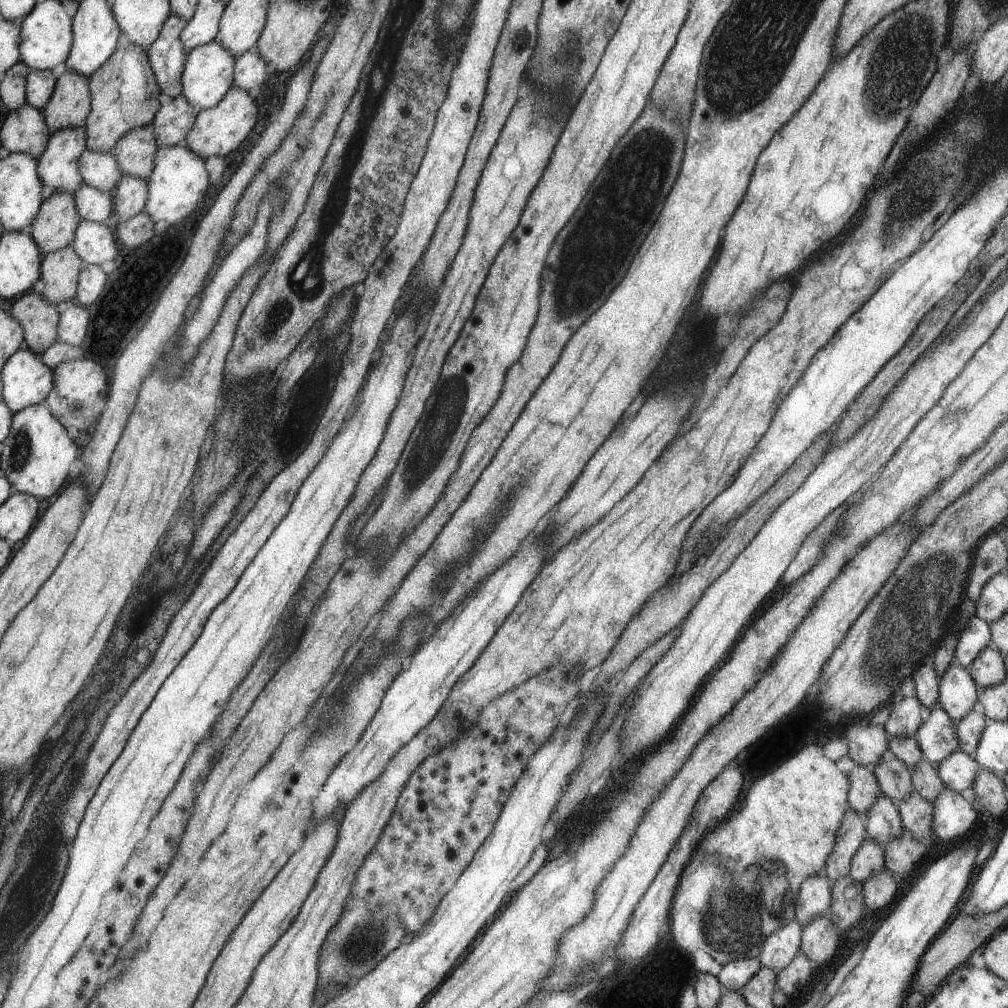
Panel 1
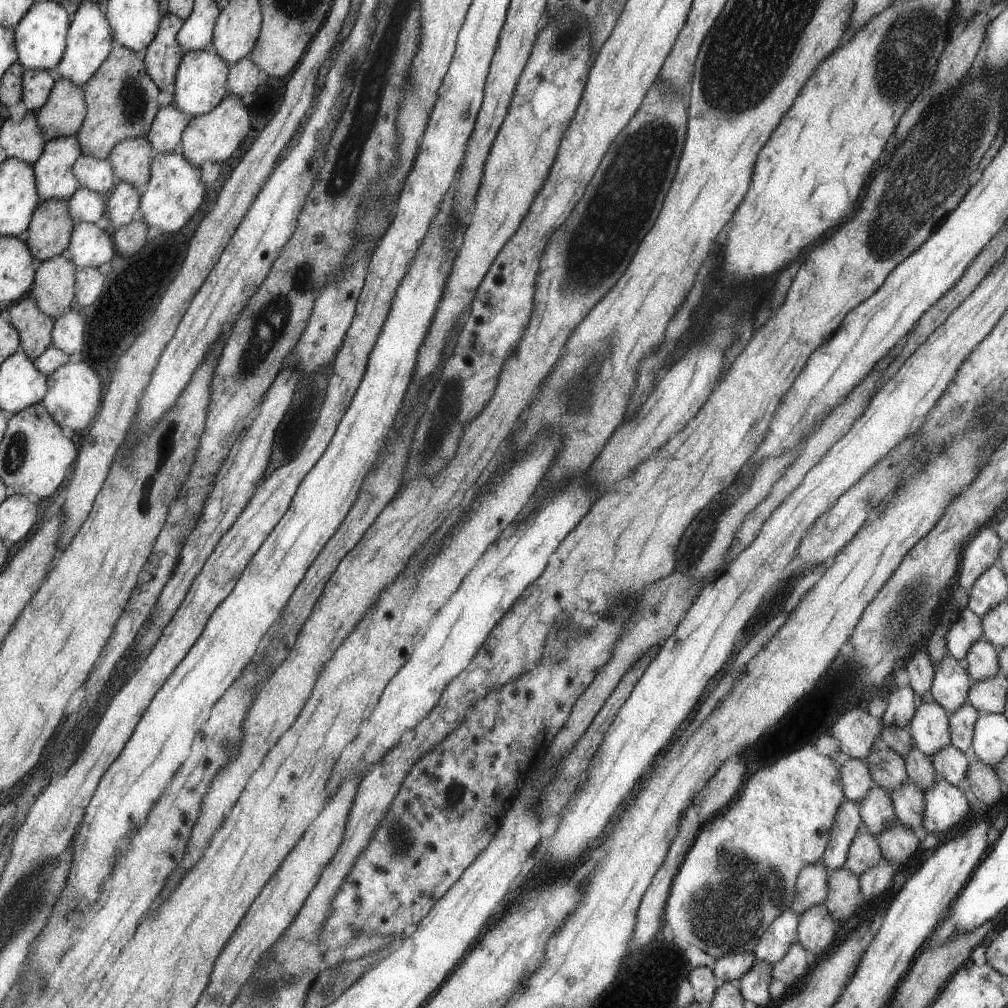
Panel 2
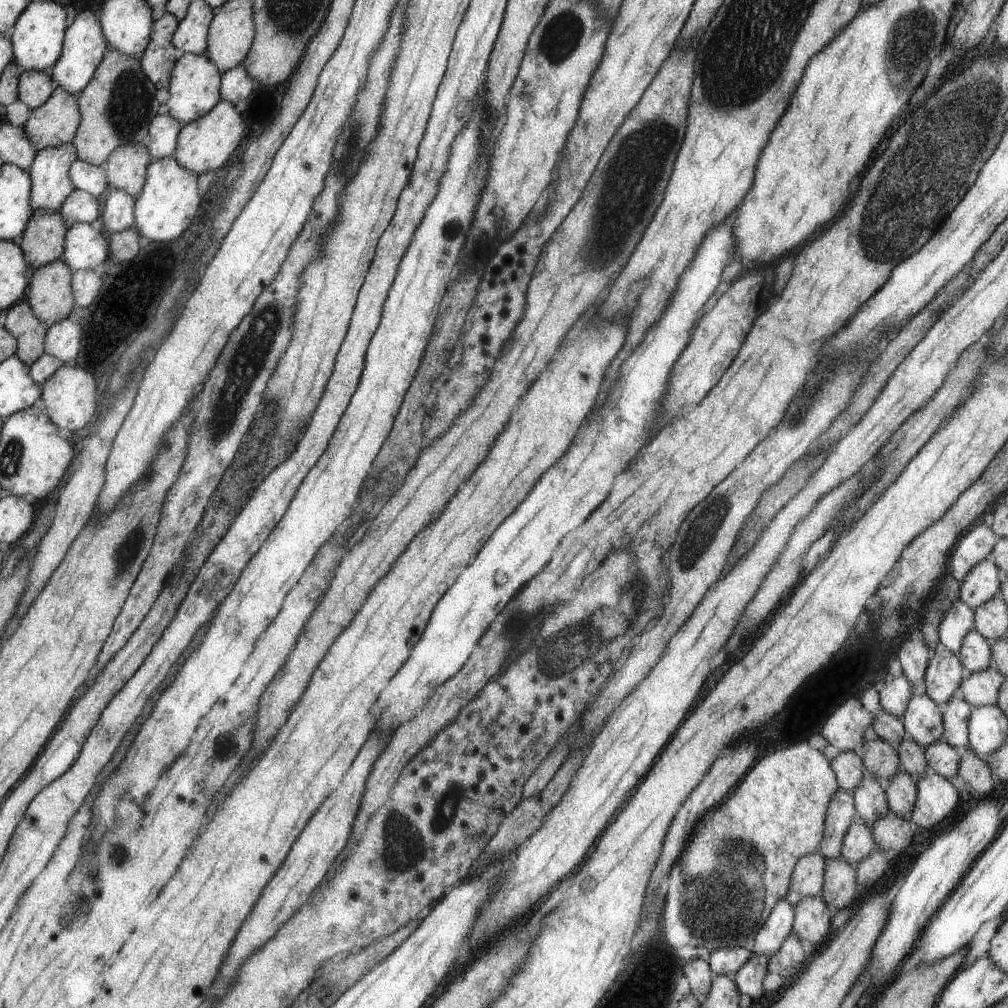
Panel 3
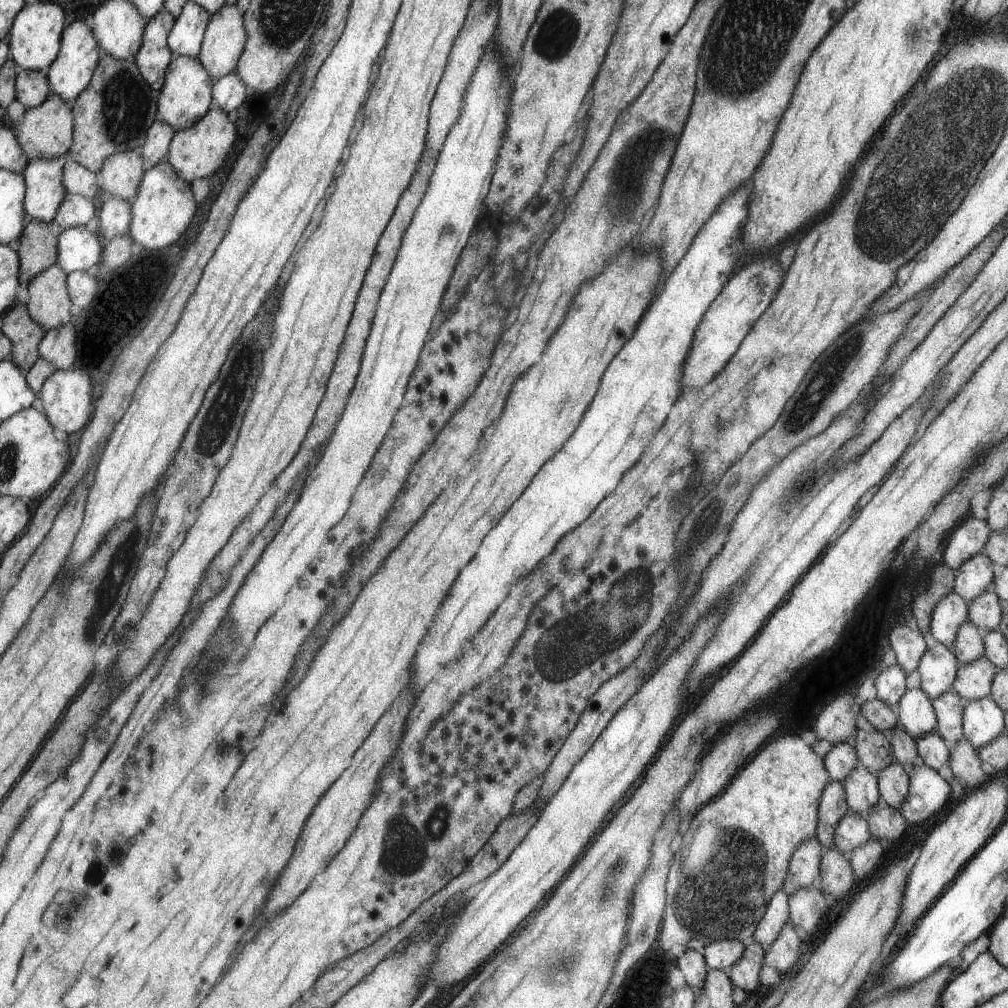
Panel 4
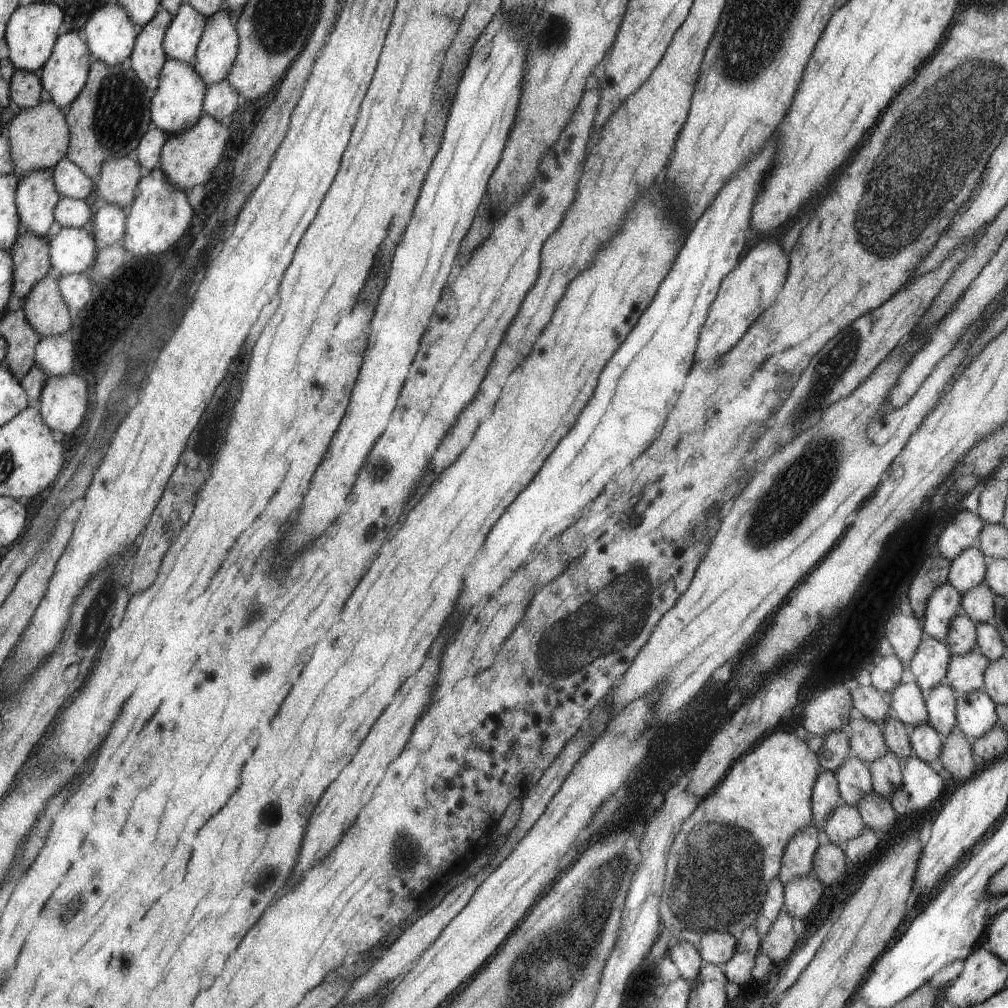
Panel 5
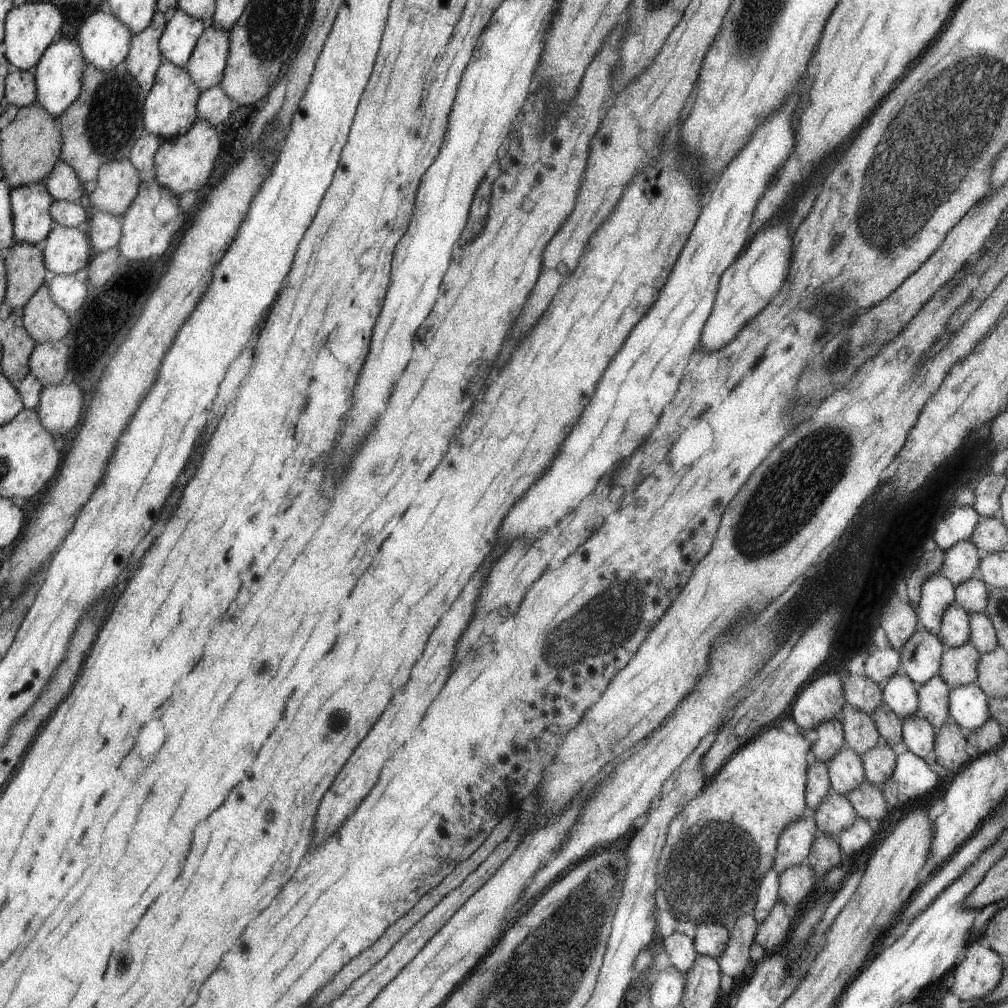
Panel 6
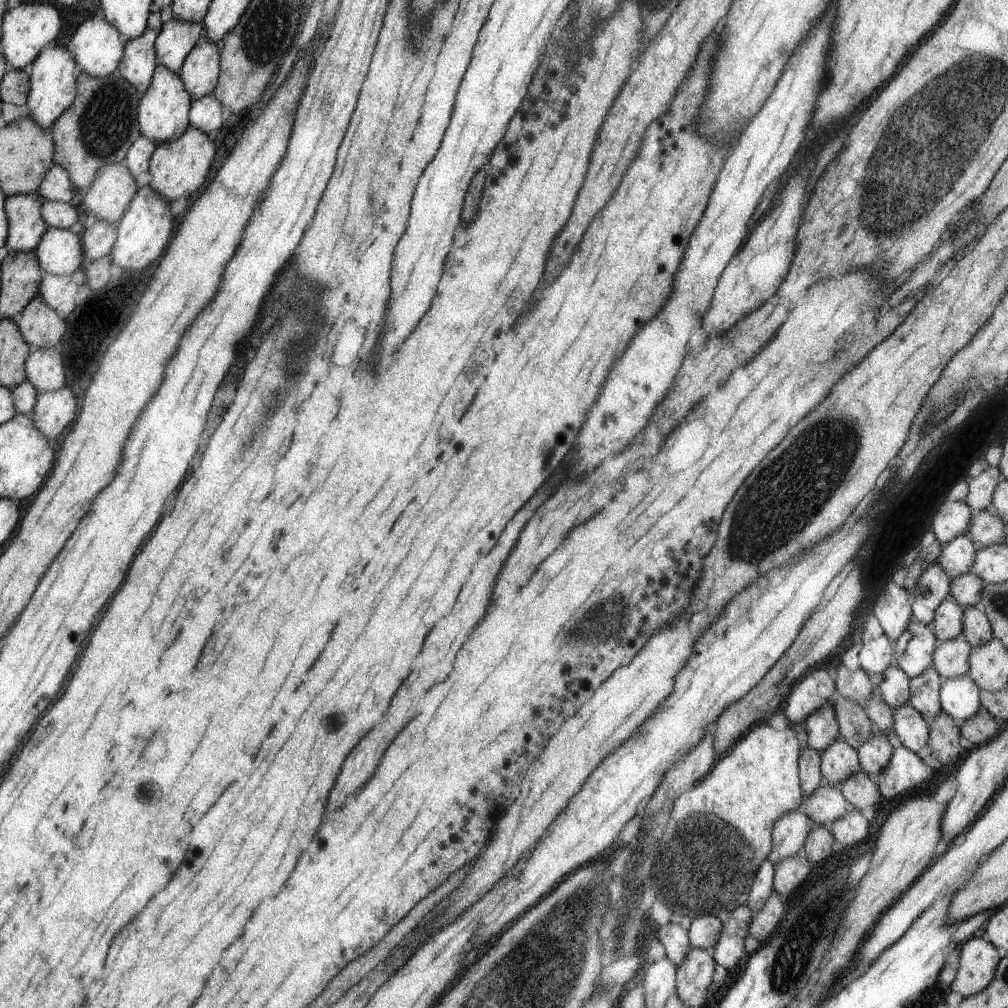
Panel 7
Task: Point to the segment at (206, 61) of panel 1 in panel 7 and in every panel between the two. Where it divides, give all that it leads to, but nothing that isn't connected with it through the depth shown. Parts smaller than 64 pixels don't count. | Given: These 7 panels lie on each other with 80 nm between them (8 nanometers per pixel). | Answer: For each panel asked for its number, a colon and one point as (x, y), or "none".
2: (202, 77)
3: (195, 88)
4: (187, 95)
5: (177, 104)
6: (170, 109)
7: (163, 115)

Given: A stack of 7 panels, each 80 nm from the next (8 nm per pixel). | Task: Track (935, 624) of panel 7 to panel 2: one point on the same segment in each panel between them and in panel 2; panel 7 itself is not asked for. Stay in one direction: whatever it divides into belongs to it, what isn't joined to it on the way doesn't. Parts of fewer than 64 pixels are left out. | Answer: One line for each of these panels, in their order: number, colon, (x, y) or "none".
2: (982, 661)
3: (975, 652)
4: (968, 646)
5: (962, 637)
6: (954, 627)

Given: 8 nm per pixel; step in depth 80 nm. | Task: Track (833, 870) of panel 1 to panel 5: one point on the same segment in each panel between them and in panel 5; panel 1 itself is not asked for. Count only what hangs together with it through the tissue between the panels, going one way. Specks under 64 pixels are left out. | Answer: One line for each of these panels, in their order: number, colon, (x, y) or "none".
2: (847, 821)
3: (841, 812)
4: (833, 805)
5: (826, 798)

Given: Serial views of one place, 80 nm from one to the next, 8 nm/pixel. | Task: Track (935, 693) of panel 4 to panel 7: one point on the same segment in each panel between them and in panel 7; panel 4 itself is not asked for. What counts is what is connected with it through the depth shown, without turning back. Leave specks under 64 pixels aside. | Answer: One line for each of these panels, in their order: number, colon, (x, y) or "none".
5: (930, 663)
6: (921, 657)
7: (913, 651)

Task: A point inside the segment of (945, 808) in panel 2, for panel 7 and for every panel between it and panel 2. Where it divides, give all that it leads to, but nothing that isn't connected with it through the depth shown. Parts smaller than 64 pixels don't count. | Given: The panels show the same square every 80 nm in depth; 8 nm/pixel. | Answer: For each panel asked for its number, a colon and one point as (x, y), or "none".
3: (937, 798)
4: (929, 793)
5: (921, 786)
6: (912, 778)
7: (905, 771)

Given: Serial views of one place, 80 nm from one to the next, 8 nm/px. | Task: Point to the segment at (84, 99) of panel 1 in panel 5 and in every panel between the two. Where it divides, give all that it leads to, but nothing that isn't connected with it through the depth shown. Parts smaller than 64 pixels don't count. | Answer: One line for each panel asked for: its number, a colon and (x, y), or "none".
2: (63, 115)
3: (55, 123)
4: (46, 132)
5: (39, 137)

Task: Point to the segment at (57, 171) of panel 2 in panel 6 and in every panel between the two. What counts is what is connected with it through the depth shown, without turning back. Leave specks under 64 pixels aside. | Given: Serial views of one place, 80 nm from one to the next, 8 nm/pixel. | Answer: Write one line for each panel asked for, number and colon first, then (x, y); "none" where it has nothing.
3: (52, 184)
4: (45, 192)
5: (37, 196)
6: (30, 205)

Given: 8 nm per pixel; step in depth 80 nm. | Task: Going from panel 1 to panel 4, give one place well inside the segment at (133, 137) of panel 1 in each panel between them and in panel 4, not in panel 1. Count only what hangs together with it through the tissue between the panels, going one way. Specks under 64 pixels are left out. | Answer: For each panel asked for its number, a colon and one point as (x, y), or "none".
2: (132, 159)
3: (127, 167)
4: (121, 176)

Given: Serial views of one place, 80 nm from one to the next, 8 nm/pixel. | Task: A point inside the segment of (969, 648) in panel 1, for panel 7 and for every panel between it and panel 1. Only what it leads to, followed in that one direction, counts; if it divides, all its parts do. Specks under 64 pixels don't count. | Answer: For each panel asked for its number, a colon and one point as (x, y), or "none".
2: (968, 629)
3: (959, 621)
4: (952, 611)
5: (944, 604)
6: (937, 593)
7: (933, 586)

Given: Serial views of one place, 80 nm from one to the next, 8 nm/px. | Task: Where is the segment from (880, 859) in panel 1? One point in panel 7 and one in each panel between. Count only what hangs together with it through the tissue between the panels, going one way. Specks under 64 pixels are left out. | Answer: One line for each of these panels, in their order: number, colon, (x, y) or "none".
2: (864, 852)
3: (858, 842)
4: (852, 832)
5: (845, 823)
6: (835, 814)
7: (827, 804)

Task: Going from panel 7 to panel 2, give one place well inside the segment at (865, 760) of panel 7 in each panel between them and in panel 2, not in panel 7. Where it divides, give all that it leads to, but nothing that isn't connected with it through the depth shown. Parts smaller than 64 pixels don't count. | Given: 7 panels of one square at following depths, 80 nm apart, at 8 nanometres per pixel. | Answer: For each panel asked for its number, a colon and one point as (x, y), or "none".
2: (909, 804)
3: (901, 793)
4: (893, 781)
5: (886, 772)
6: (878, 763)

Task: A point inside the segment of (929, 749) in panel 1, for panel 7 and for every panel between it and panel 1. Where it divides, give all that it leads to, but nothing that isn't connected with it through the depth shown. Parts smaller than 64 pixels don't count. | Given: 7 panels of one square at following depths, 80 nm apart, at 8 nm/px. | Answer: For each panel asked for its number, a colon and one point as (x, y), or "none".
2: (930, 729)
3: (923, 720)
4: (916, 715)
5: (908, 705)
6: (900, 694)
7: (894, 686)

